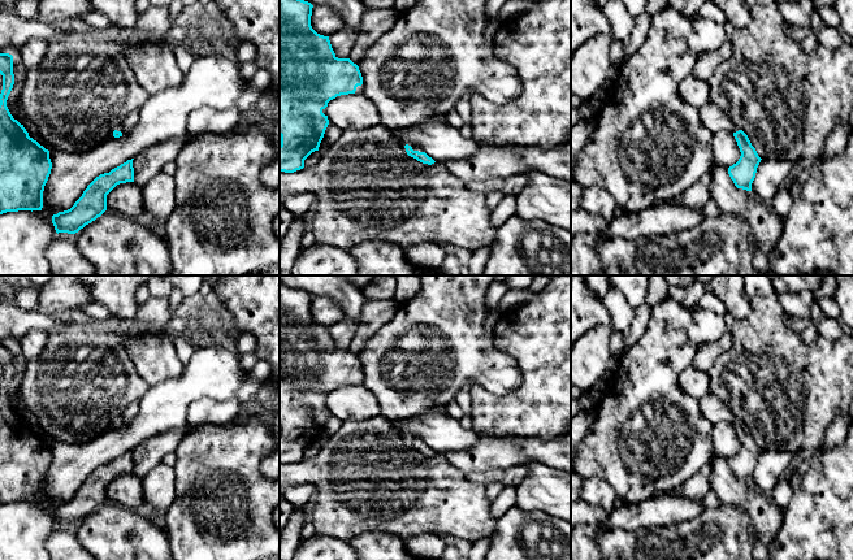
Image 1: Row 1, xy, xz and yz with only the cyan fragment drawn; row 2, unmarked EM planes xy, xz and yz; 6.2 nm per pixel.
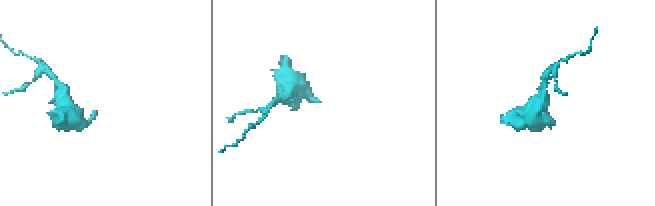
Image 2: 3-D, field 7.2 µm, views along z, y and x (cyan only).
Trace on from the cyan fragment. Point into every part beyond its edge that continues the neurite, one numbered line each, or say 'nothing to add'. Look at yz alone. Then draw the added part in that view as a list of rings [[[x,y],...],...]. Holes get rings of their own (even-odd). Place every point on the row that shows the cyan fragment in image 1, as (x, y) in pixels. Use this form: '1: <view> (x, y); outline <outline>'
1: yz (711, 117); outline [[[707,103],[698,108],[700,118],[706,129],[711,133],[716,133],[720,130],[727,130],[731,133],[736,133],[740,130],[732,120],[722,113],[713,103]]]

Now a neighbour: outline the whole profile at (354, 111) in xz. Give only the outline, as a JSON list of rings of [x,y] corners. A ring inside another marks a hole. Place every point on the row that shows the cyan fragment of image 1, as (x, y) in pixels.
[[[363,94],[341,95],[326,107],[330,123],[341,130],[364,129],[382,123],[378,108]]]

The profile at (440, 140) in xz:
[[[445,121],[428,122],[416,130],[404,133],[394,130],[394,135],[406,144],[410,140],[419,146],[436,162],[467,160],[472,157],[477,143],[472,138],[464,138],[459,129]]]

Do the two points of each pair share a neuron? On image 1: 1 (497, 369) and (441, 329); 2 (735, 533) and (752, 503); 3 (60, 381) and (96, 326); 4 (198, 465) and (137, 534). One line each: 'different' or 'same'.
1: same
2: different
3: same
4: different

